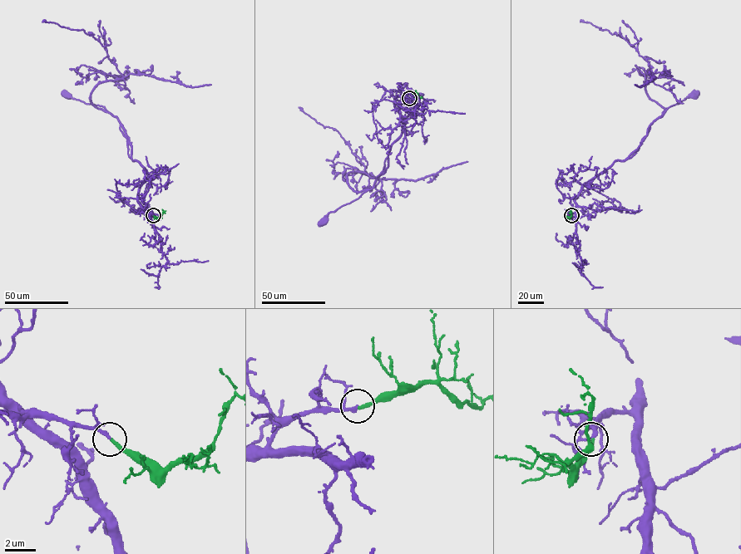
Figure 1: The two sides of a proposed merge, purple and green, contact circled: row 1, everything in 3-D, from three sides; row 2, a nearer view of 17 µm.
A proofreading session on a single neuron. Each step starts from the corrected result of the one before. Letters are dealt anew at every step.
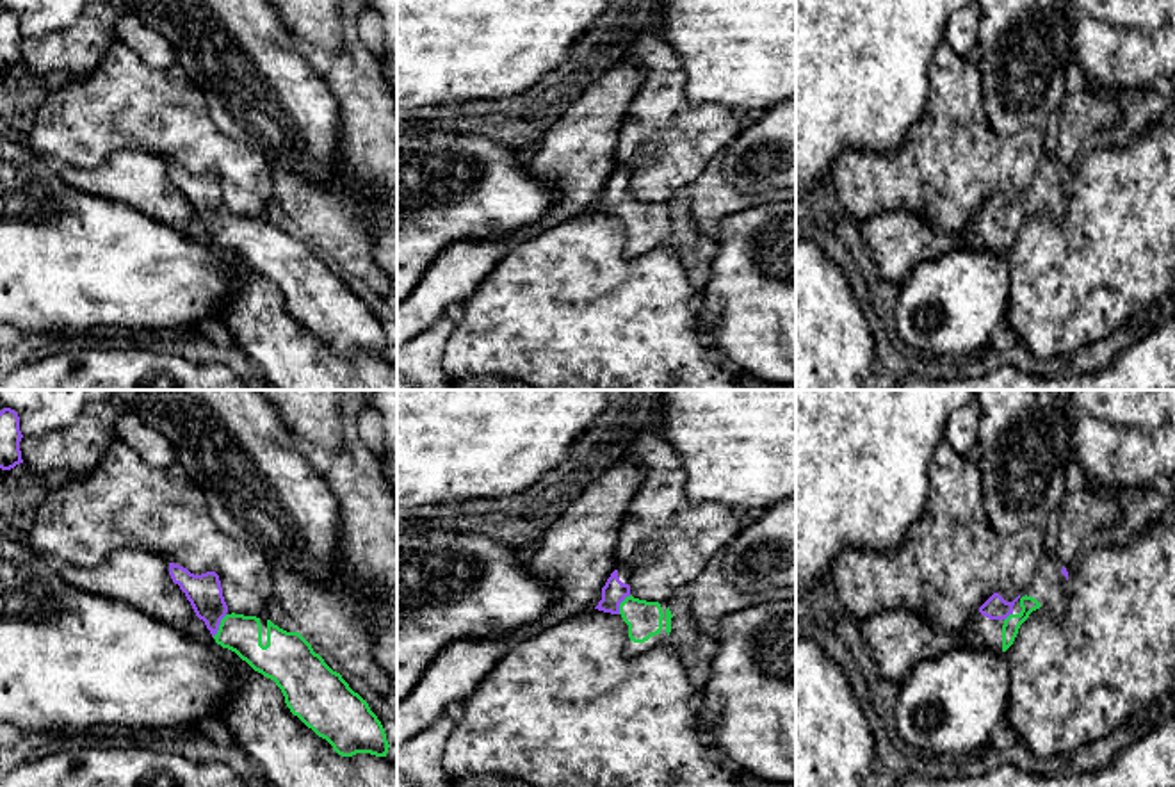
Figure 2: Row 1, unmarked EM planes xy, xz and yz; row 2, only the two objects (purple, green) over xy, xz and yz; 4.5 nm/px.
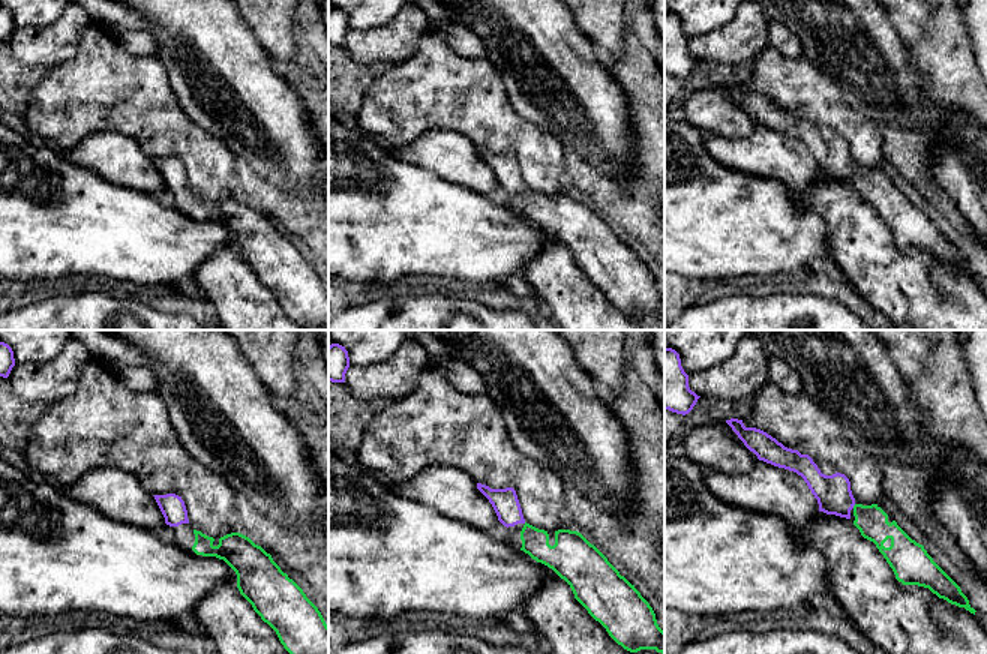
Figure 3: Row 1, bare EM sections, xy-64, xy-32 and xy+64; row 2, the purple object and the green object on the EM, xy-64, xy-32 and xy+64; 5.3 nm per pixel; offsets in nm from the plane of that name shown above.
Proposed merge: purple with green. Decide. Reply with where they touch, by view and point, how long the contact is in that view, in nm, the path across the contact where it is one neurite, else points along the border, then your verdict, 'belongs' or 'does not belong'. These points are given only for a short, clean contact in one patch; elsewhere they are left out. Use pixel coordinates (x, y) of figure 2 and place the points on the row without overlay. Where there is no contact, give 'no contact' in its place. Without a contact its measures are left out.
contact xy (219, 225); length 120 nm; way xy (203, 193), (219, 225), (228, 232), (243, 235); belongs

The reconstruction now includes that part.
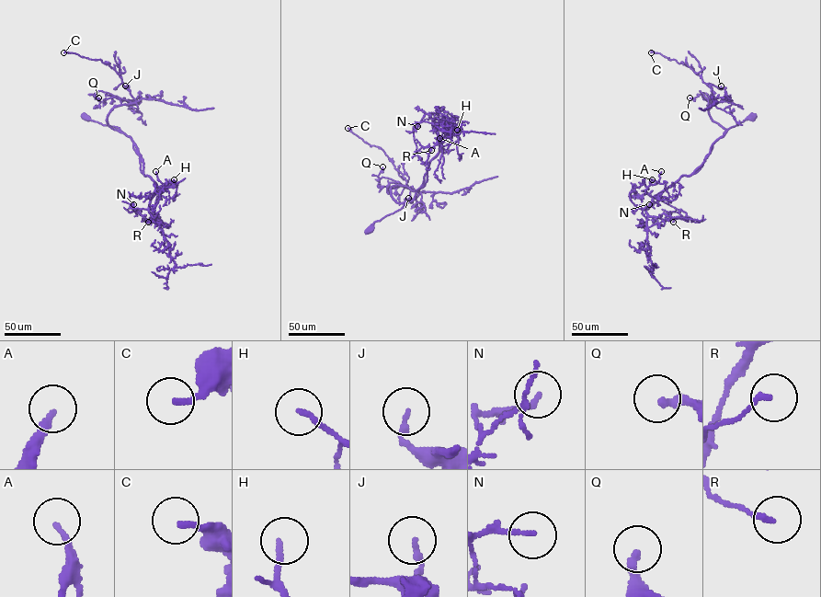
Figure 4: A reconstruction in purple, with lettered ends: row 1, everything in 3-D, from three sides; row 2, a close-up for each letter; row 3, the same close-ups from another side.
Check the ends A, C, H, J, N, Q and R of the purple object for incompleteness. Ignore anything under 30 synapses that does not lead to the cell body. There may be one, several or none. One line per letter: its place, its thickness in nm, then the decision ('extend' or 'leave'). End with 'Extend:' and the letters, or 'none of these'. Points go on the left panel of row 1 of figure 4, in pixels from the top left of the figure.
A: at (155, 171); 190 nm thick; leave
C: at (63, 52); 180 nm thick; leave
H: at (174, 179); 160 nm thick; leave
J: at (125, 86); 170 nm thick; leave
N: at (133, 204); 150 nm thick; leave
Q: at (98, 97); 240 nm thick; leave
R: at (148, 222); 140 nm thick; leave
Extend: none of these

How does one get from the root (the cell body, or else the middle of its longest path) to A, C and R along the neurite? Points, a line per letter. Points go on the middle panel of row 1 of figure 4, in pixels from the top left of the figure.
A: (370, 228), (413, 200), (439, 150), (435, 129), (443, 123), (450, 129), (439, 138)
C: (370, 228), (409, 201), (397, 202), (393, 186), (419, 192), (409, 188), (382, 149), (347, 128)
R: (370, 228), (412, 200), (424, 185), (429, 163), (441, 144), (433, 123), (438, 137), (427, 152), (431, 150)

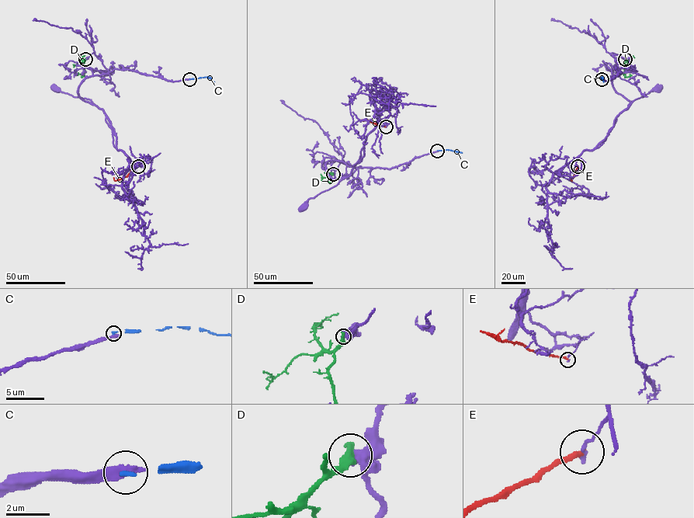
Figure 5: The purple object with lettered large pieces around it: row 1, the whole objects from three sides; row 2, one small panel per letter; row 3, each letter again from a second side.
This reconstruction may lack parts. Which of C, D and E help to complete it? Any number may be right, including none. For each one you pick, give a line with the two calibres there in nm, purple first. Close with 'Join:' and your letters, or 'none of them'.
Join: none of them

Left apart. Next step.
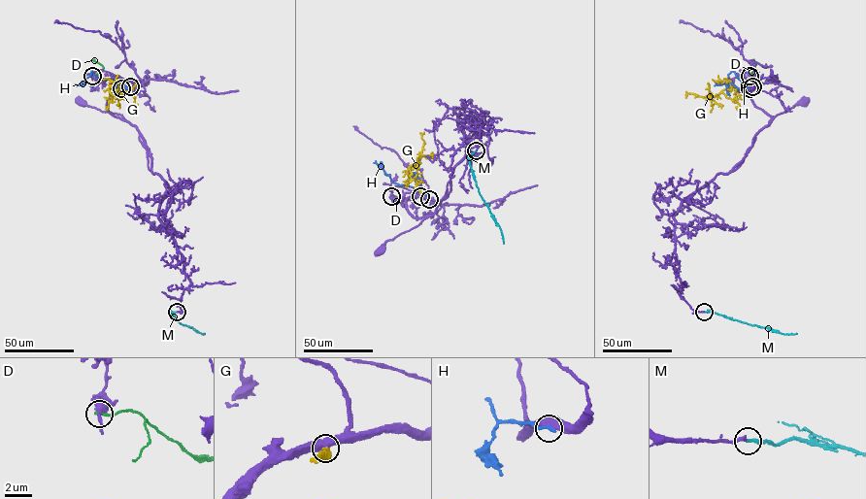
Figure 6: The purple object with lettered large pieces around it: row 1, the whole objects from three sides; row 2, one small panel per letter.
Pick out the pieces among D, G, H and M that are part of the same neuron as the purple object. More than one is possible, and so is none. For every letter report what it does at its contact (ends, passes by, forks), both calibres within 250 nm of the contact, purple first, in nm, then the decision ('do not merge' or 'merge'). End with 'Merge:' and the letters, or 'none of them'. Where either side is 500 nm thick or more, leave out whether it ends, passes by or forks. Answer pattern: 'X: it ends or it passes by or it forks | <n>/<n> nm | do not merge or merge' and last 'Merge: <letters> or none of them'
D: it ends | 280/180 nm | do not merge
G: 600/550 nm | do not merge
H: 500/320 nm | do not merge
M: it ends | 280/280 nm | merge
Merge: M

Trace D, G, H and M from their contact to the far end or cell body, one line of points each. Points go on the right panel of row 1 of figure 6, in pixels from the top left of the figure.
D: (749, 76), (755, 65), (753, 59)
G: (749, 88), (740, 89), (732, 85), (717, 96), (709, 94), (711, 112)
H: (752, 86), (731, 71), (726, 83), (716, 84)
M: (704, 312), (781, 333), (797, 333)

